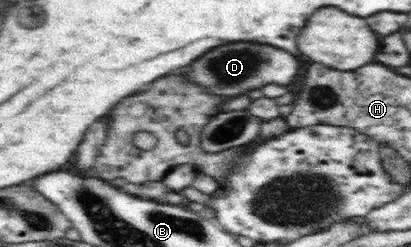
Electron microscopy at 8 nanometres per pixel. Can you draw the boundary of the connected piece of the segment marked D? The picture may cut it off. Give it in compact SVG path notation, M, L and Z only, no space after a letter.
M231 43L217 47L209 55L203 55L191 65L191 71L185 73L191 81L206 87L217 95L240 95L249 89L259 89L267 83L289 85L299 75L299 61L287 51L273 49L271 45L255 45L255 43Z

